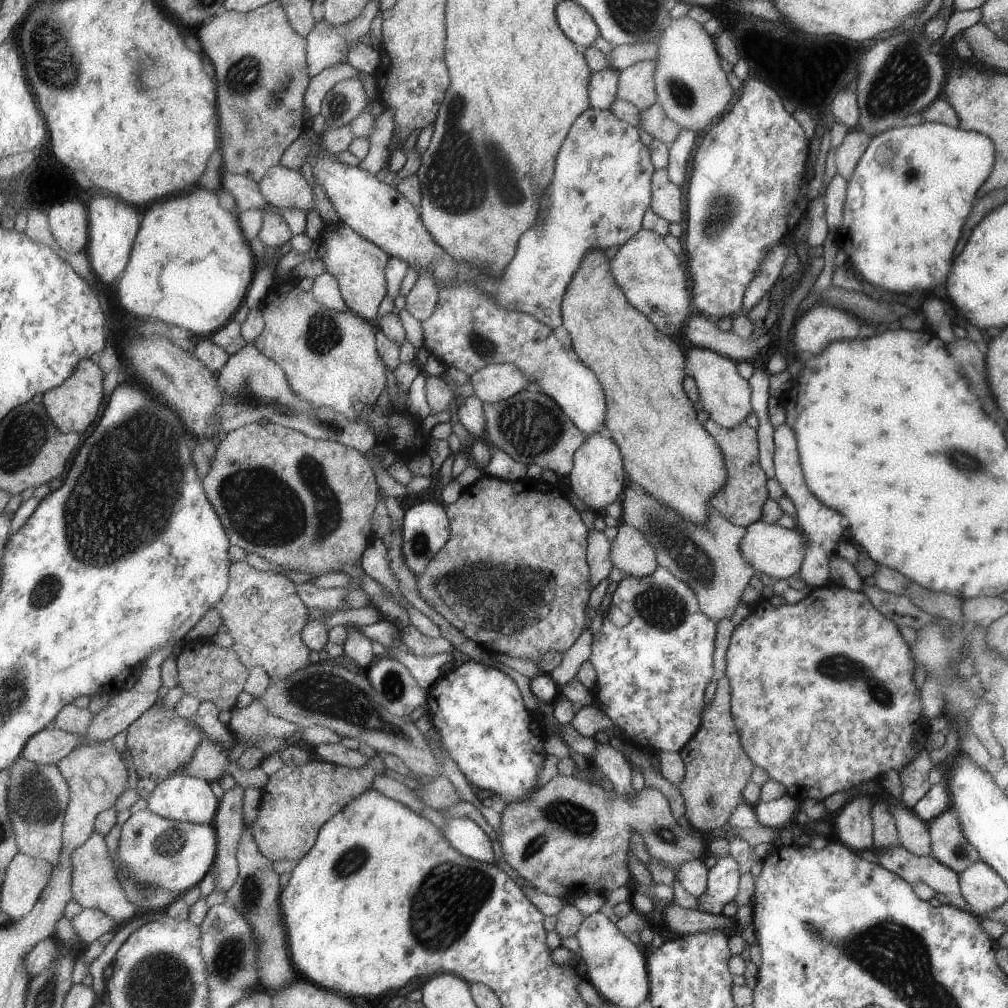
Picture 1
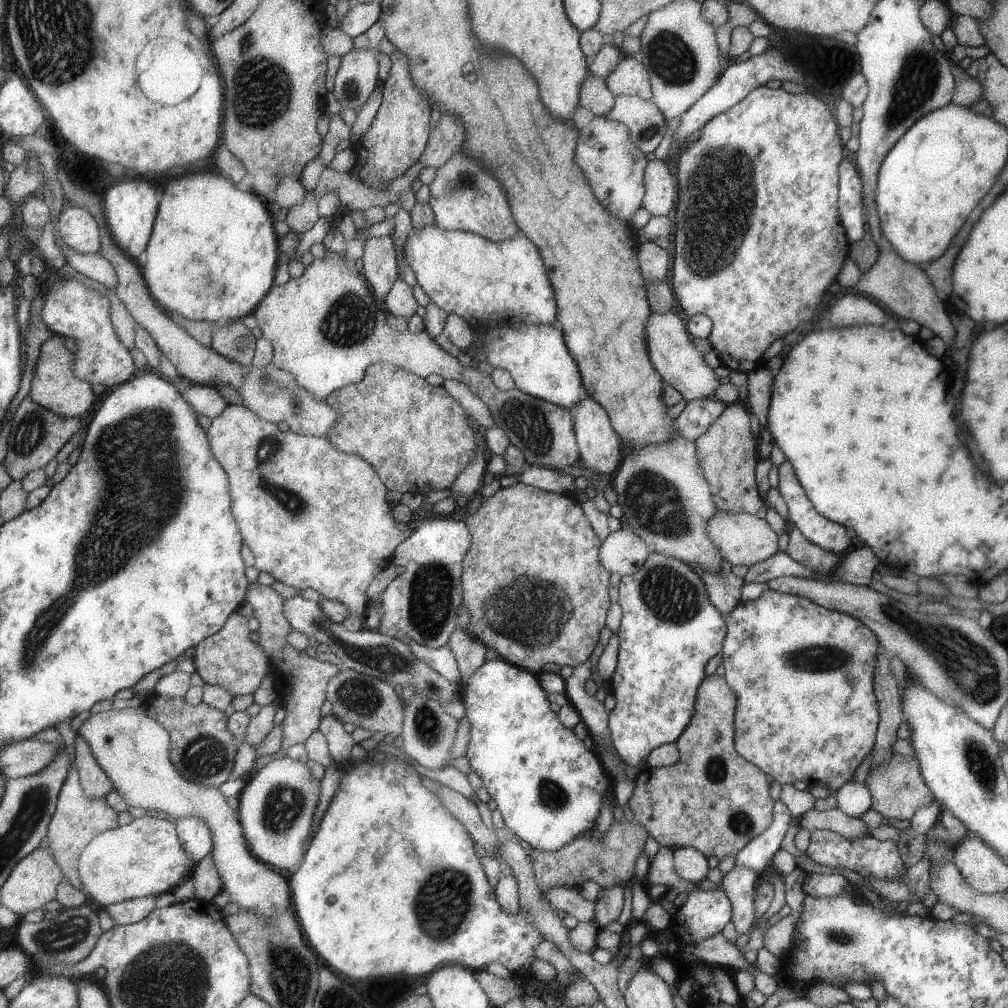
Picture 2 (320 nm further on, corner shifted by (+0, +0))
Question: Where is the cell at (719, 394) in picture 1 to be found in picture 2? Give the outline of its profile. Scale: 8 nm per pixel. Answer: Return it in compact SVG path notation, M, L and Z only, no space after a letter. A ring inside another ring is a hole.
M673 311L665 314L651 313L646 320L645 330L647 330L647 348L650 356L650 363L659 373L664 384L672 386L682 398L689 402L693 398L705 398L705 394L711 394L717 386L717 378L713 376L713 370L703 364L701 353L697 352L685 332L683 320L673 314Z

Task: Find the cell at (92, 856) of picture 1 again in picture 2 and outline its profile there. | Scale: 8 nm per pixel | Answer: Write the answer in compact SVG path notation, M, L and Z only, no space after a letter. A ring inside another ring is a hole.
M71 766L68 772L66 783L58 798L58 807L53 815L48 837L53 856L55 856L66 878L72 882L77 891L87 894L82 878L80 877L79 861L82 852L87 845L102 832L119 827L119 813L108 803L106 797L91 798L85 791L80 779L80 772L77 766Z

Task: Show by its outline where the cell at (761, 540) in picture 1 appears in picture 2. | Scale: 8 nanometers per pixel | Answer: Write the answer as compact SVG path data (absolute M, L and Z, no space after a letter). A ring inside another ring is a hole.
M717 510L706 524L706 533L720 552L722 562L729 566L743 564L748 567L765 560L778 550L777 535L769 527L769 524L765 519L760 519L749 513L735 514Z

